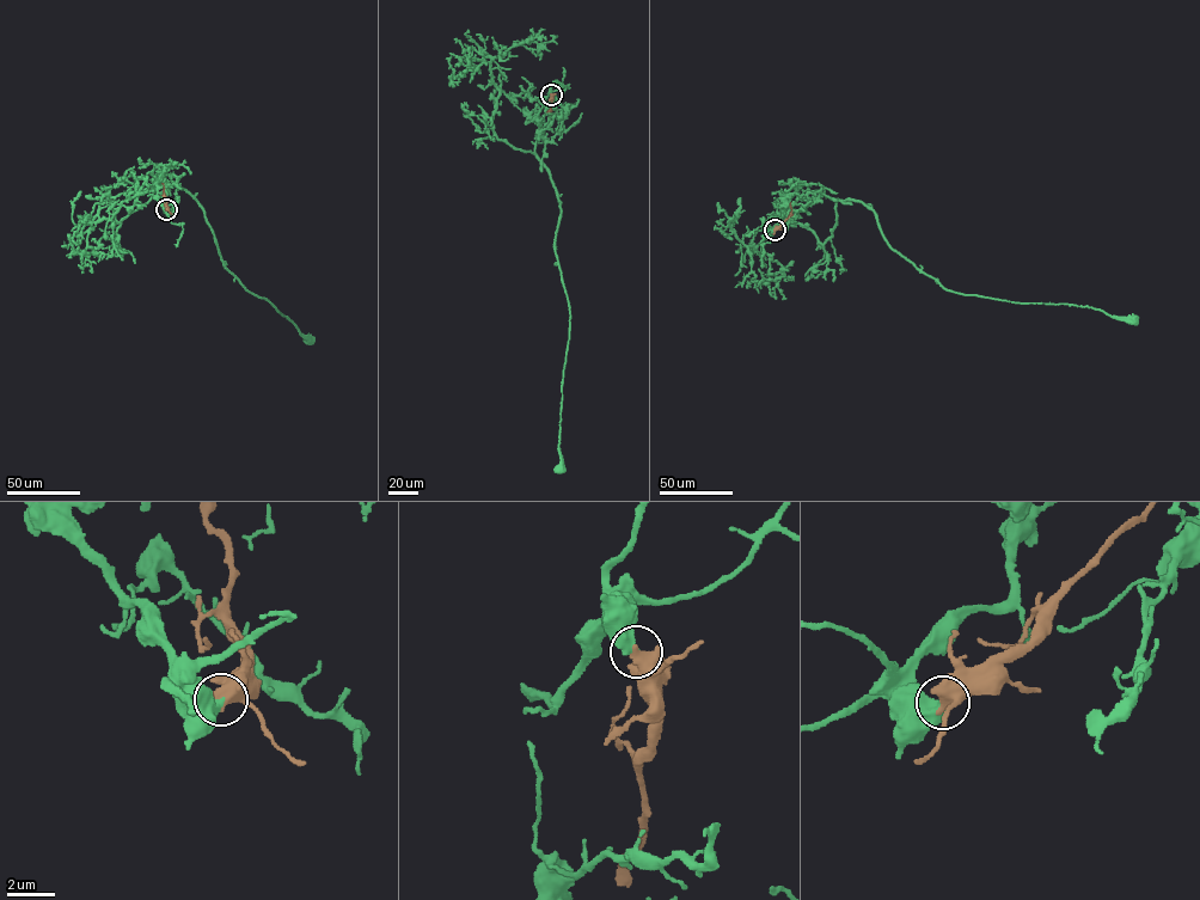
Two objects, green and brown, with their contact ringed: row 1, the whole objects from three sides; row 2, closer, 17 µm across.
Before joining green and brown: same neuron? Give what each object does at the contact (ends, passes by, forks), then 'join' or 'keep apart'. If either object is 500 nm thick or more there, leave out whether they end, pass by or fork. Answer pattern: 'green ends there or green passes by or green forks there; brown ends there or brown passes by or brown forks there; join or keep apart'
keep apart

